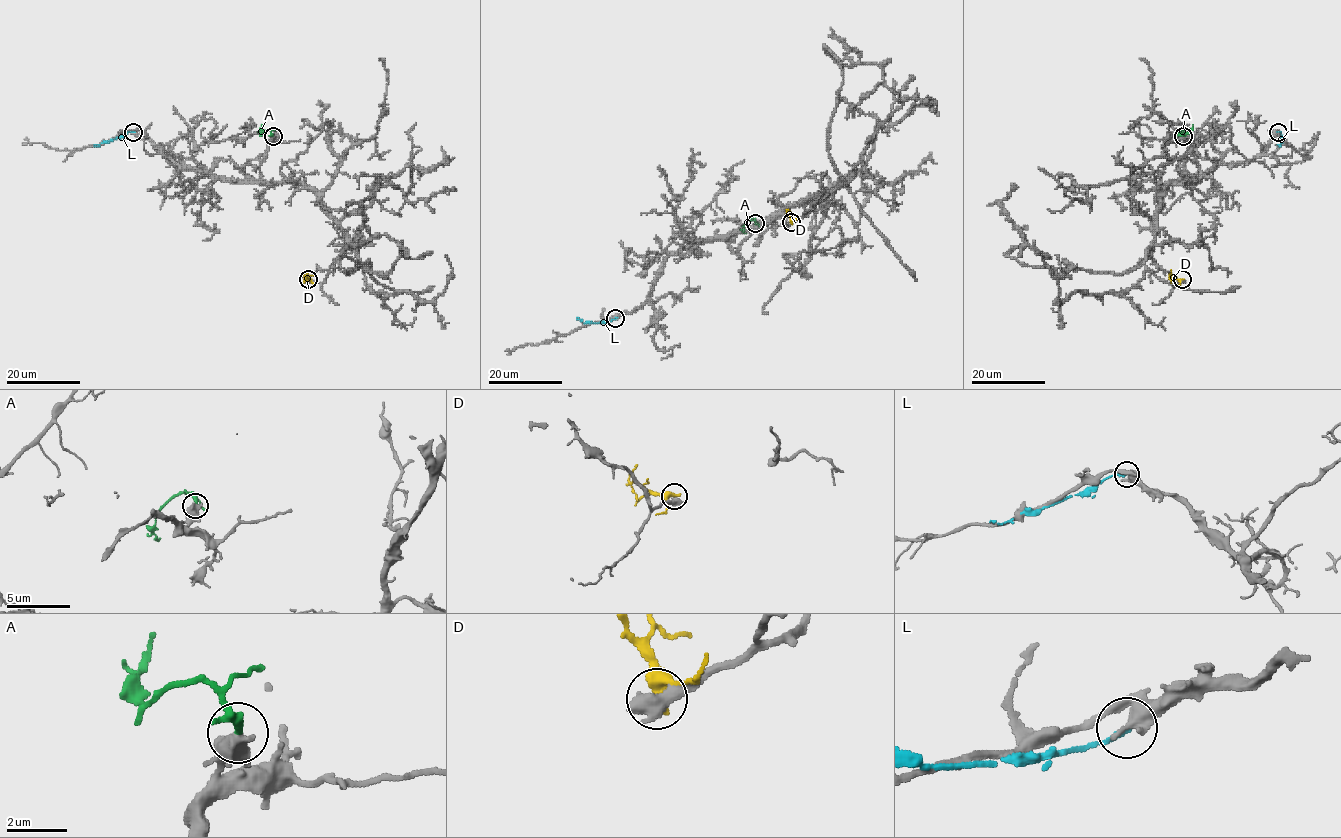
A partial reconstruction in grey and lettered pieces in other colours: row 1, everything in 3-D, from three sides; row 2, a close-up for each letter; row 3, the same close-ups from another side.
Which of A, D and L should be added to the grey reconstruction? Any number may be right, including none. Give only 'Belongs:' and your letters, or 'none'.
Belongs: A

